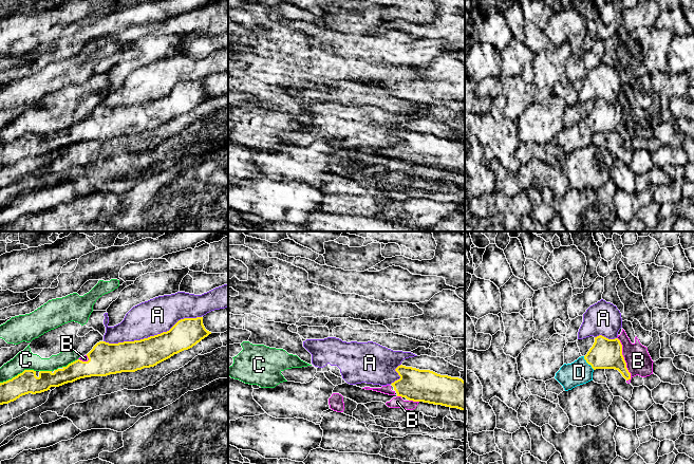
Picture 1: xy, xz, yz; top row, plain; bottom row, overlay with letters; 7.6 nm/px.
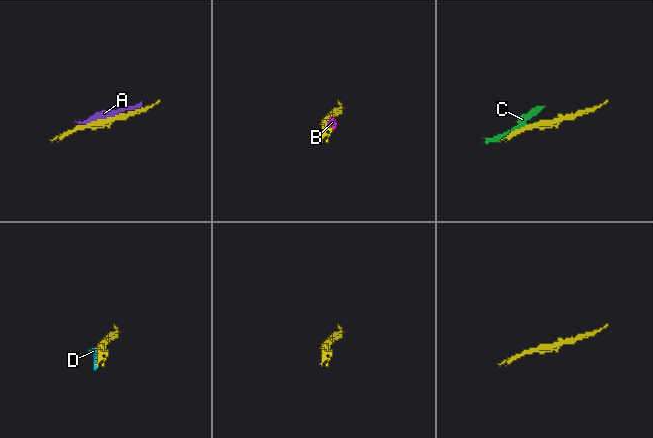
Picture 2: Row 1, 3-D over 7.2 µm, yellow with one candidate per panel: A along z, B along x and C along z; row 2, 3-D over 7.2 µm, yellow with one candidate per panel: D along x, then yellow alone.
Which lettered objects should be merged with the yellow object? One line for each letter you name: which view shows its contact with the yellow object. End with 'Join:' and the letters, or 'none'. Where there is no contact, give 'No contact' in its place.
B: Touches yellow in yz
Join: B

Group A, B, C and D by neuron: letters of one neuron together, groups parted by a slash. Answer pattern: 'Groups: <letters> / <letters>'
Groups: A C / B / D

